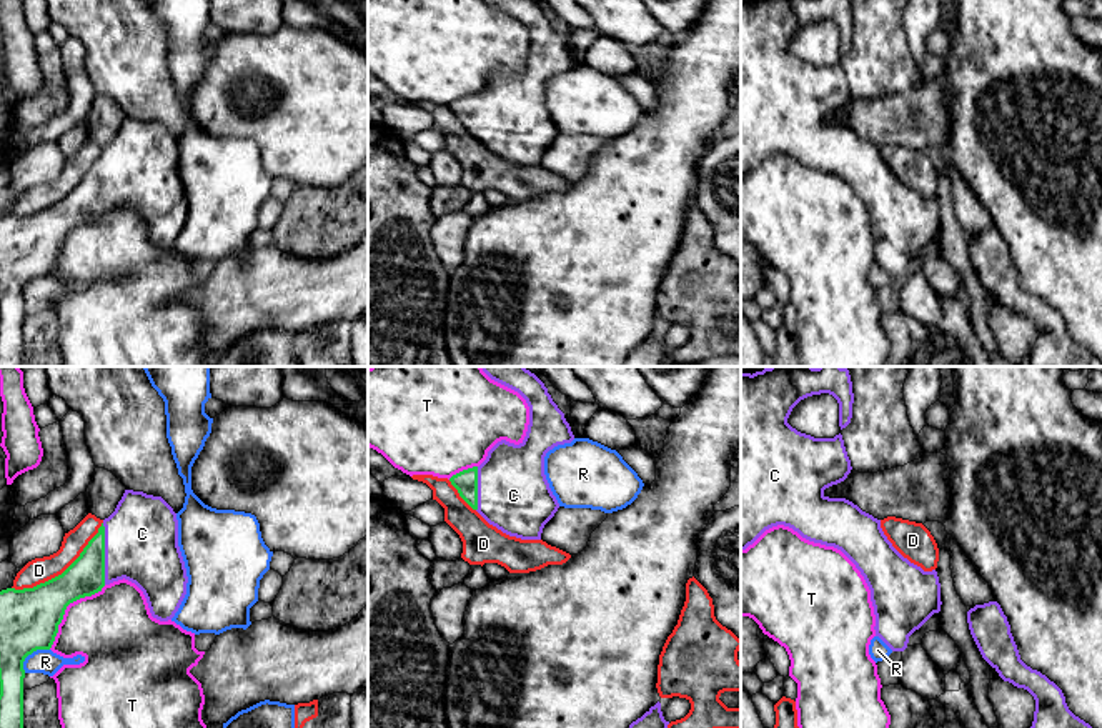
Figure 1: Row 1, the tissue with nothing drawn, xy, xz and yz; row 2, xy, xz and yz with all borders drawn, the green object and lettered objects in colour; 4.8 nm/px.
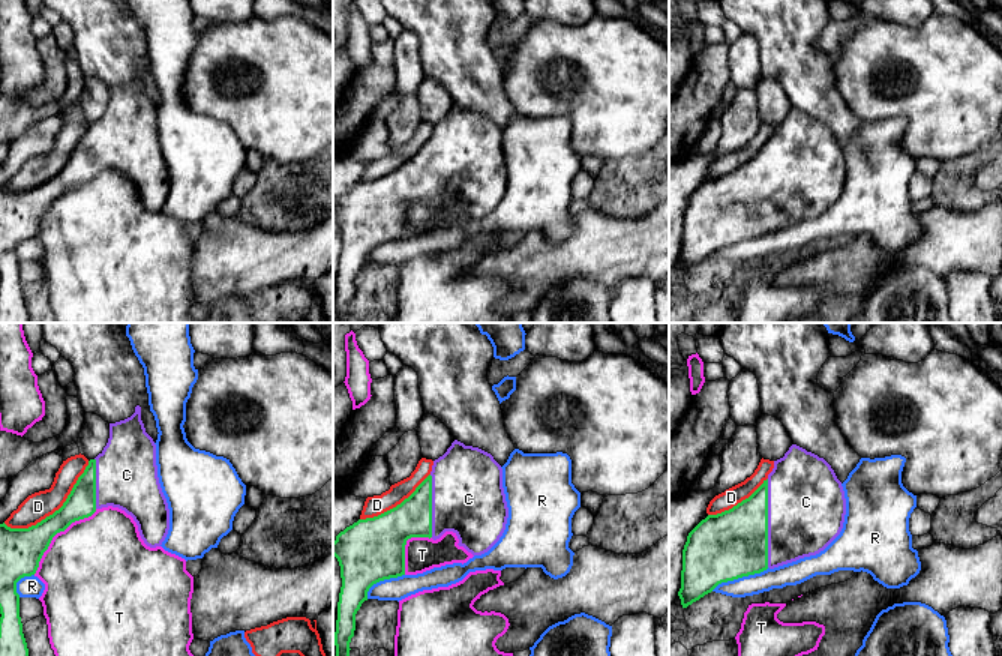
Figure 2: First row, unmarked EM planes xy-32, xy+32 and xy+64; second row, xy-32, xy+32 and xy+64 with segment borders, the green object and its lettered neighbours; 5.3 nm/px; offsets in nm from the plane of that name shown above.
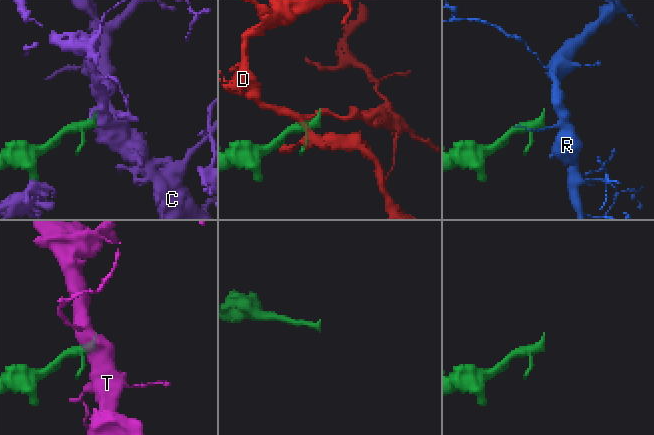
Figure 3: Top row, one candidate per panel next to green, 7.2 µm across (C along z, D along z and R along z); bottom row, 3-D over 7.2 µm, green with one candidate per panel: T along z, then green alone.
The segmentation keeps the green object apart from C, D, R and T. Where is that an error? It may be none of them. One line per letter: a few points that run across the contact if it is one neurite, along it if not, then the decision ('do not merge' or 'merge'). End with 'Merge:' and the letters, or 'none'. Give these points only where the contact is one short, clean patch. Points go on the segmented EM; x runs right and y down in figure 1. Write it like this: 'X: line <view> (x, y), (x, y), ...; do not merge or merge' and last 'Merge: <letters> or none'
C: merge
D: do not merge
R: do not merge
T: do not merge
Merge: C

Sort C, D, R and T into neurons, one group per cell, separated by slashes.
C / D / R / T

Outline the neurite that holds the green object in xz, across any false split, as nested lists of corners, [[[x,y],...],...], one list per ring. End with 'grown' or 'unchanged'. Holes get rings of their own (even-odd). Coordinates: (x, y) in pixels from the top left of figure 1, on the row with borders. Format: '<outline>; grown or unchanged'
[[[481,366],[494,381],[518,391],[529,406],[529,425],[519,445],[498,441],[479,466],[463,470],[449,478],[459,496],[489,525],[509,536],[541,540],[544,525],[559,508],[544,475],[544,456],[558,445],[571,443],[574,435],[564,413],[553,401],[544,383],[524,366]]]; grown

